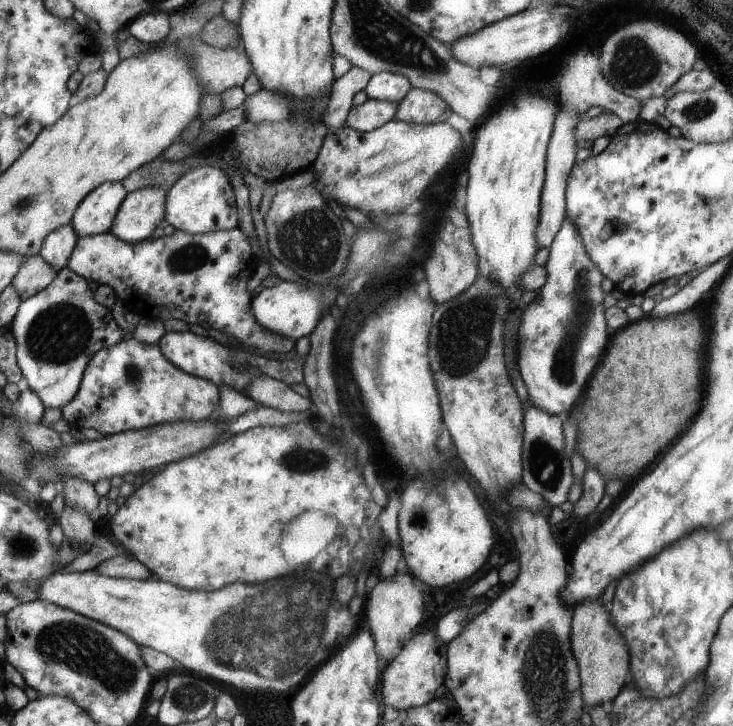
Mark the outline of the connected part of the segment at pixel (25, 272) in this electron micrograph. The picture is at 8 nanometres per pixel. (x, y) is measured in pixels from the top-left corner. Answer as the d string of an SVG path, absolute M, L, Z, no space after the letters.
M34 255L23 260L21 269L15 274L13 287L21 300L34 296L54 281L57 271L41 256Z

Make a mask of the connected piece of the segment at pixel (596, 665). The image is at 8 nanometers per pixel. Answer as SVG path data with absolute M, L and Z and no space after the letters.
M600 600L585 601L573 608L569 644L577 660L581 698L582 702L586 703L584 710L613 701L627 684L630 671L629 648L621 632L613 626L609 612L605 612L601 607Z

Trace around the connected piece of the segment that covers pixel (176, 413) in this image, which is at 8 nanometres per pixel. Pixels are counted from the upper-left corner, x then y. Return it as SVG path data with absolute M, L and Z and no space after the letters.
M136 339L122 340L115 345L109 346L107 349L101 350L101 352L95 353L90 359L84 371L81 385L78 387L78 393L75 394L71 401L64 405L61 409L62 418L70 425L72 430L78 430L82 427L86 429L95 429L101 433L103 437L106 435L112 435L113 433L123 431L133 431L142 429L143 426L159 425L160 423L181 423L184 421L190 421L197 423L200 421L208 420L212 418L219 403L218 388L214 386L210 380L198 378L195 375L186 374L185 371L181 371L178 367L175 367L173 363L168 362L162 352L159 351L156 343L146 344Z

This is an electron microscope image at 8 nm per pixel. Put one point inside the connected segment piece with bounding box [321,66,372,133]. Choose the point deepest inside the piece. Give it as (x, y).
(344, 88)

